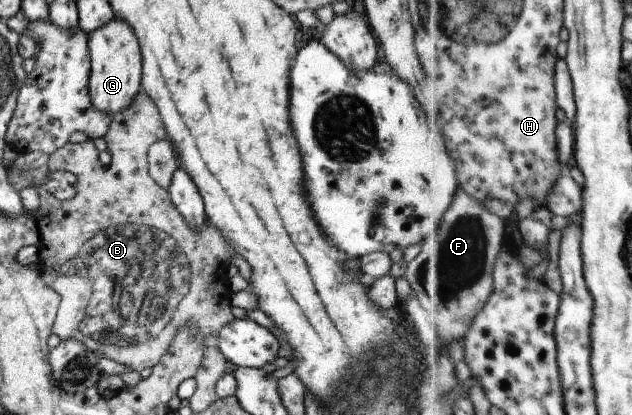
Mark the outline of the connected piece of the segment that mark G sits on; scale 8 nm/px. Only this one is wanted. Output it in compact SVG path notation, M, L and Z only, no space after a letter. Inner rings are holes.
M114 16L87 33L87 41L90 67L87 89L90 104L105 114L114 114L127 107L140 90L141 54L138 52L138 42L130 26Z

